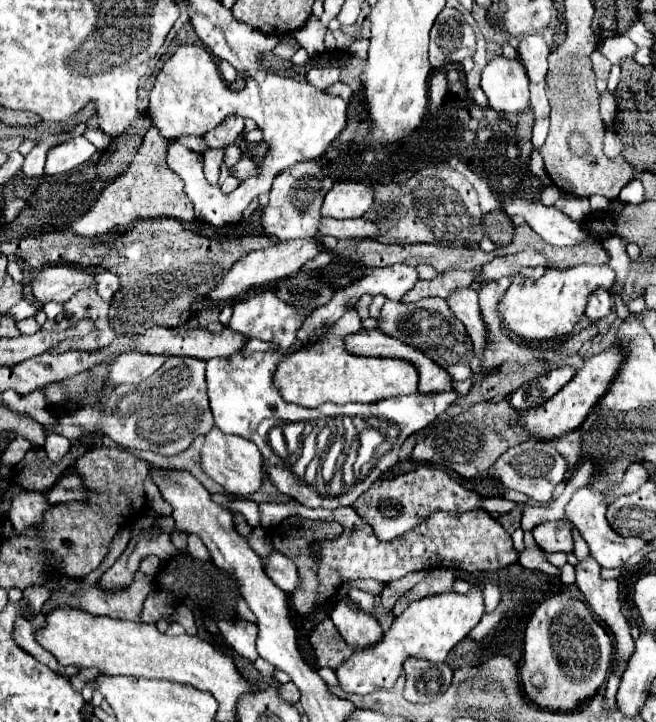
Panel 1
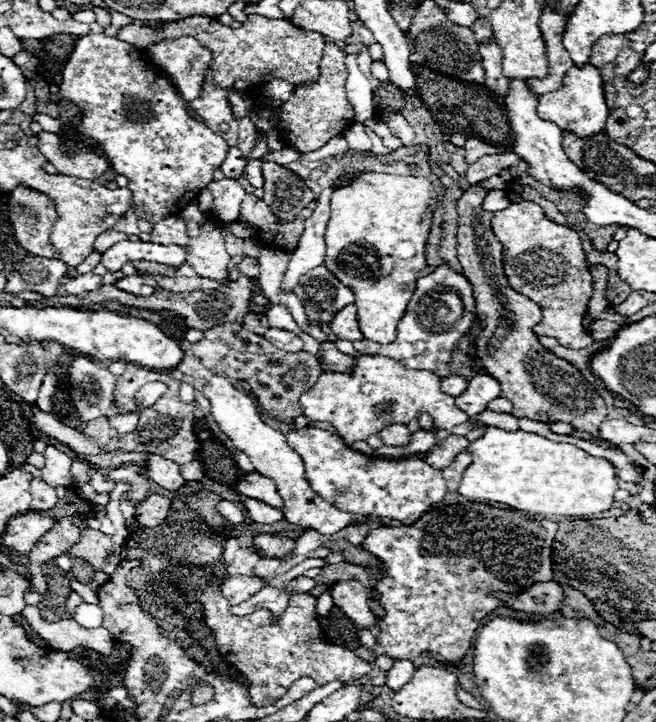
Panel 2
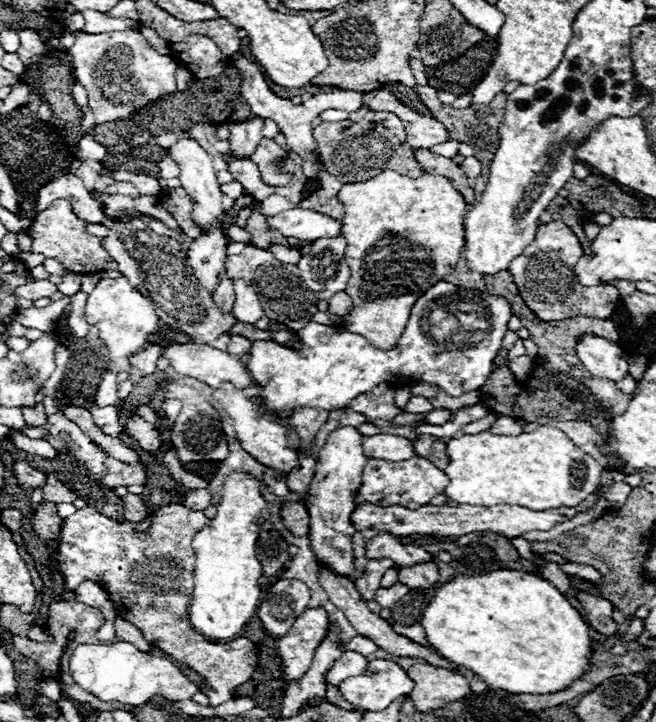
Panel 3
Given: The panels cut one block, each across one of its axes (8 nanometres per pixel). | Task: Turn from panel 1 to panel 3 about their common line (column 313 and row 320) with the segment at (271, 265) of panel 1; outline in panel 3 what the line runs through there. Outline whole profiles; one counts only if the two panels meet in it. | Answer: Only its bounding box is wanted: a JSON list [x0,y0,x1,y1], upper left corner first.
[232,280,264,324]

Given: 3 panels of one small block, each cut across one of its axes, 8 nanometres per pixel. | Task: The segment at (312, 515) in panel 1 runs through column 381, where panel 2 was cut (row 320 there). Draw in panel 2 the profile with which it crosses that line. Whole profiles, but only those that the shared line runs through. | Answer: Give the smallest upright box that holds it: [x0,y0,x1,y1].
[492,200,594,348]

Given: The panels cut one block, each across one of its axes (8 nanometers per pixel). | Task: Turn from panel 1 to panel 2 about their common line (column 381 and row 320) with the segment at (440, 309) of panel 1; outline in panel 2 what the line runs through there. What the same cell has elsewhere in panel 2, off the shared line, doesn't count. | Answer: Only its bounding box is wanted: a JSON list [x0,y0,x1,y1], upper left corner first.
[294,264,354,324]

